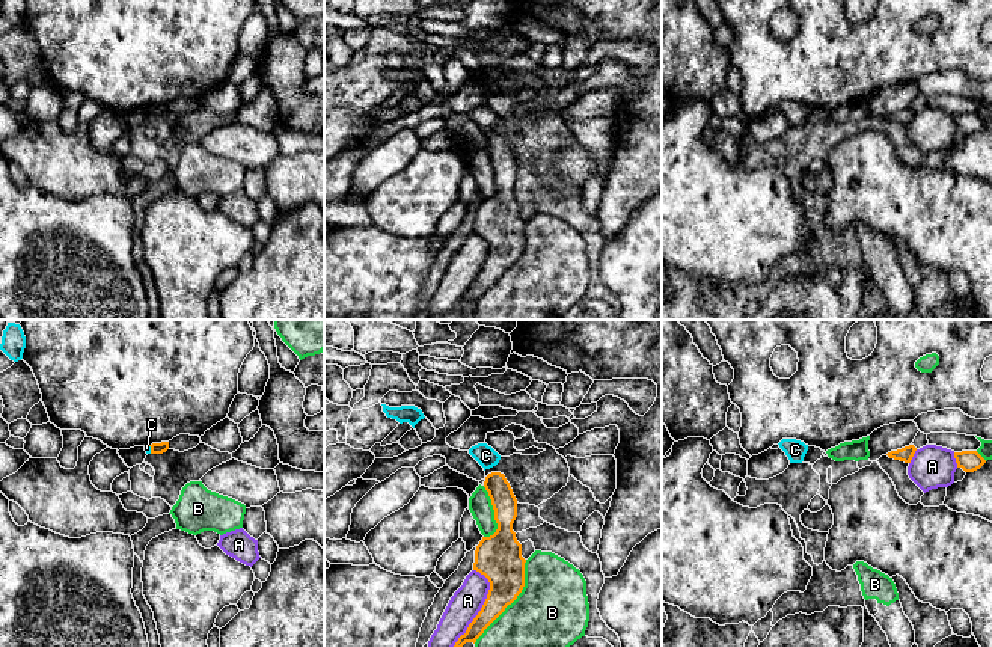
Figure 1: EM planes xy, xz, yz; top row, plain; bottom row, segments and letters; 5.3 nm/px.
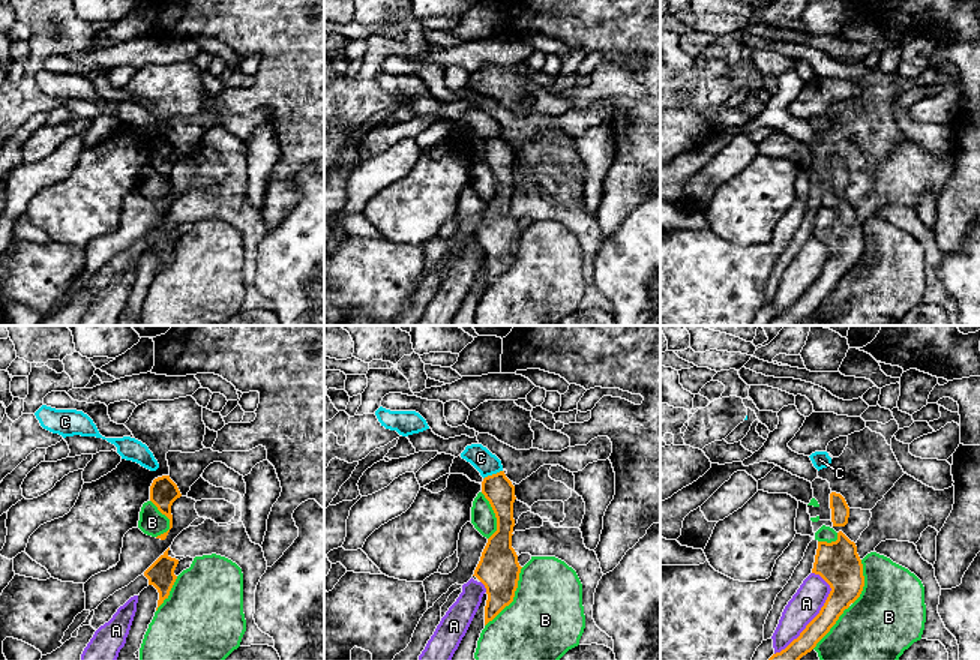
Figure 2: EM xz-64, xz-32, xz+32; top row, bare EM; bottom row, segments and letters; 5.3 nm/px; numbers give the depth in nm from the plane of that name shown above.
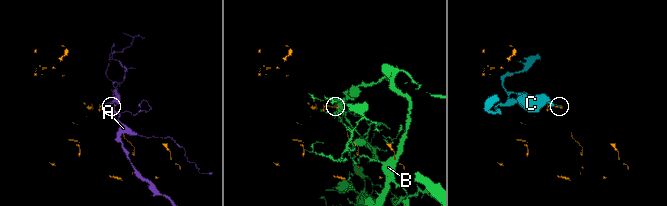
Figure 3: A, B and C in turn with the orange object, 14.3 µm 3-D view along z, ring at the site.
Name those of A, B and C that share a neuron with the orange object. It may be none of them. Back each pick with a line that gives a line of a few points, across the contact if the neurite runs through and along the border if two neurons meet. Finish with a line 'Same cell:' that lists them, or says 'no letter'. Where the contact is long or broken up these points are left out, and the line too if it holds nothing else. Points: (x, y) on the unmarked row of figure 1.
Same cell: no letter

